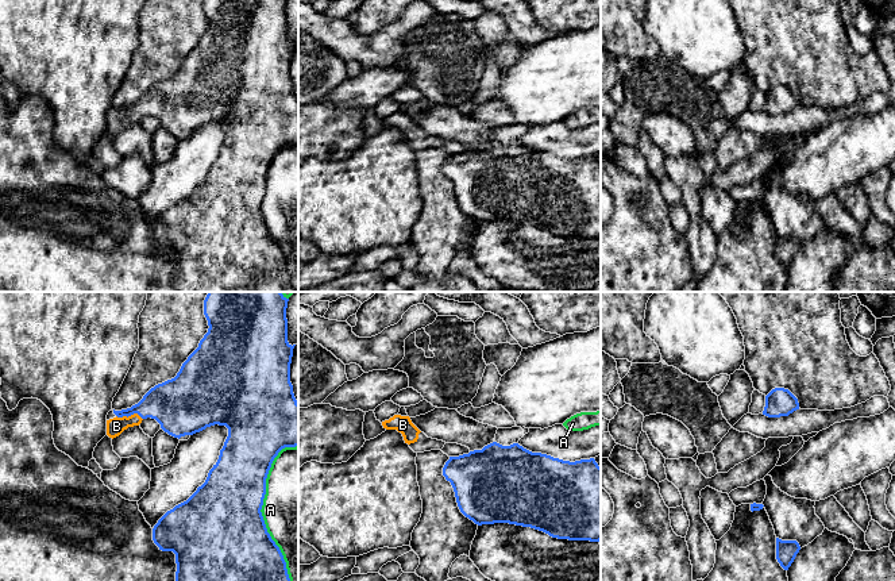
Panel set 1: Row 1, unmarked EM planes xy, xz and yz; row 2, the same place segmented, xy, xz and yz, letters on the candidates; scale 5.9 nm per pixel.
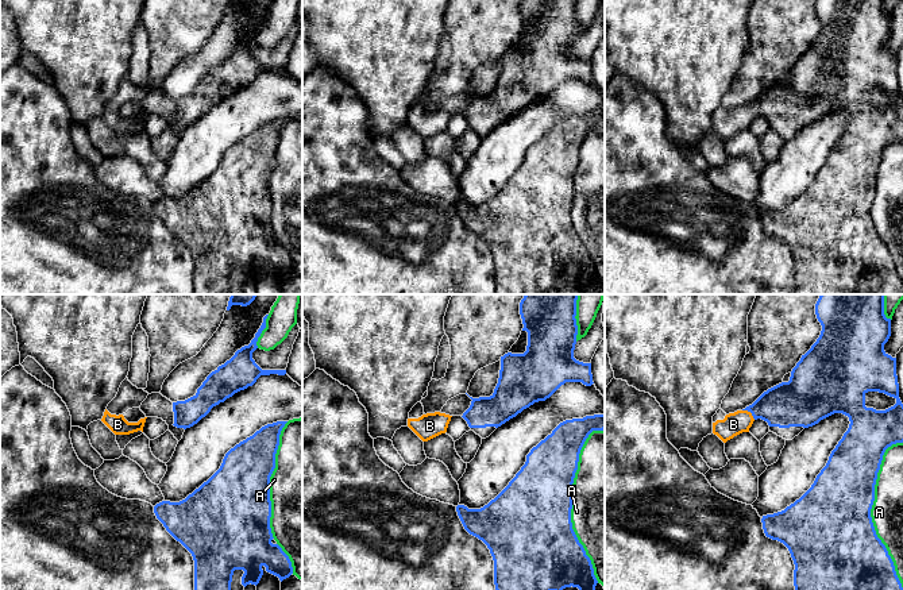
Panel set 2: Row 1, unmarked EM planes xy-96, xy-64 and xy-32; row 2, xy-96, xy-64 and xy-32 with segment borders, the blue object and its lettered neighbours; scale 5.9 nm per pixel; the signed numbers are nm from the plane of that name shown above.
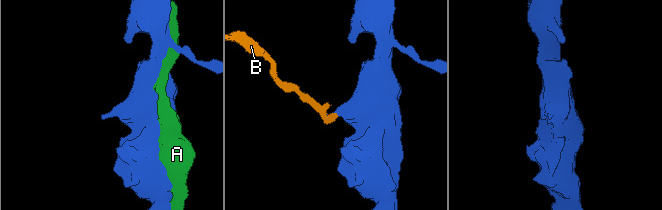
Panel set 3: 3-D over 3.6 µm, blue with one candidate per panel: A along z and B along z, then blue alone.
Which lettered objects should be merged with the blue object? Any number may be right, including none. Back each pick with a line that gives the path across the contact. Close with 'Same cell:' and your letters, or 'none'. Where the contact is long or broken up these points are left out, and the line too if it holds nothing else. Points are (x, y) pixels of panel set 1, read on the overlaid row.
B: runs through xy (170, 404), (153, 404), (130, 415), (116, 426)
Same cell: B

